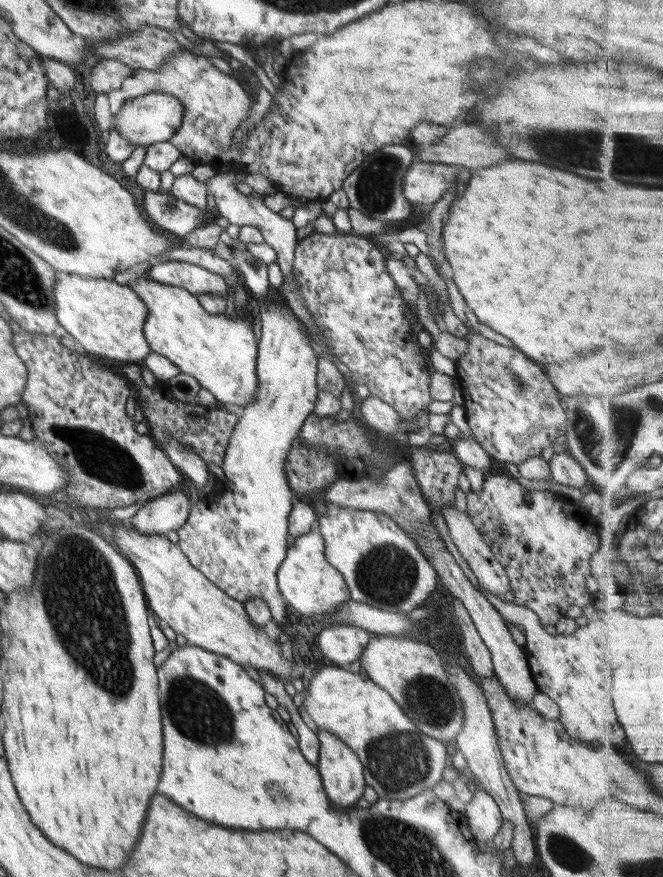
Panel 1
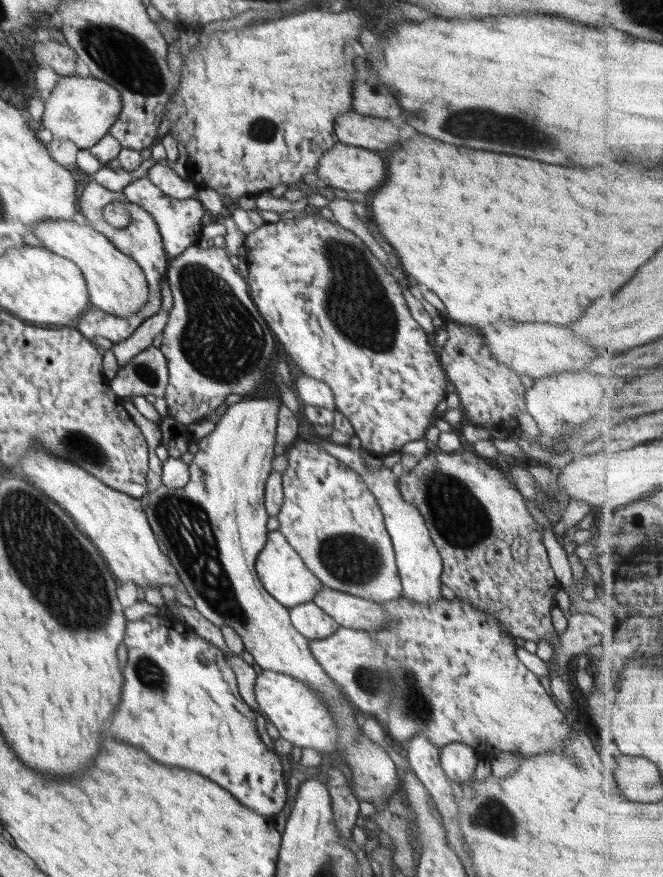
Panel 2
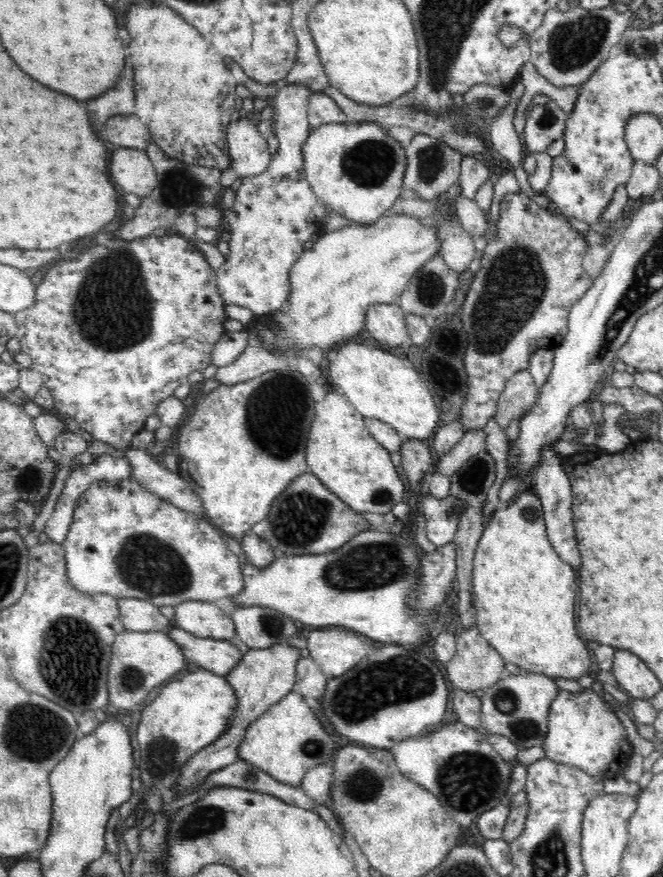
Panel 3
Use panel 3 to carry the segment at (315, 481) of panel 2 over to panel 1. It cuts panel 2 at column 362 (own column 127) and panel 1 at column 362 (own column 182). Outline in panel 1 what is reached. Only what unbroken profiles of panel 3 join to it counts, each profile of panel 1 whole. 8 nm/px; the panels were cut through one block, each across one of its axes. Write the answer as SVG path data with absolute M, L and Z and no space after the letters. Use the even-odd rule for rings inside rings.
M325 499L324 503L325 513L317 515L316 524L320 527L320 534L324 538L327 561L342 573L352 600L395 613L410 612L428 601L436 590L436 585L439 584L436 569L416 546L416 542L406 535L406 532L392 517L372 510L342 508Z

